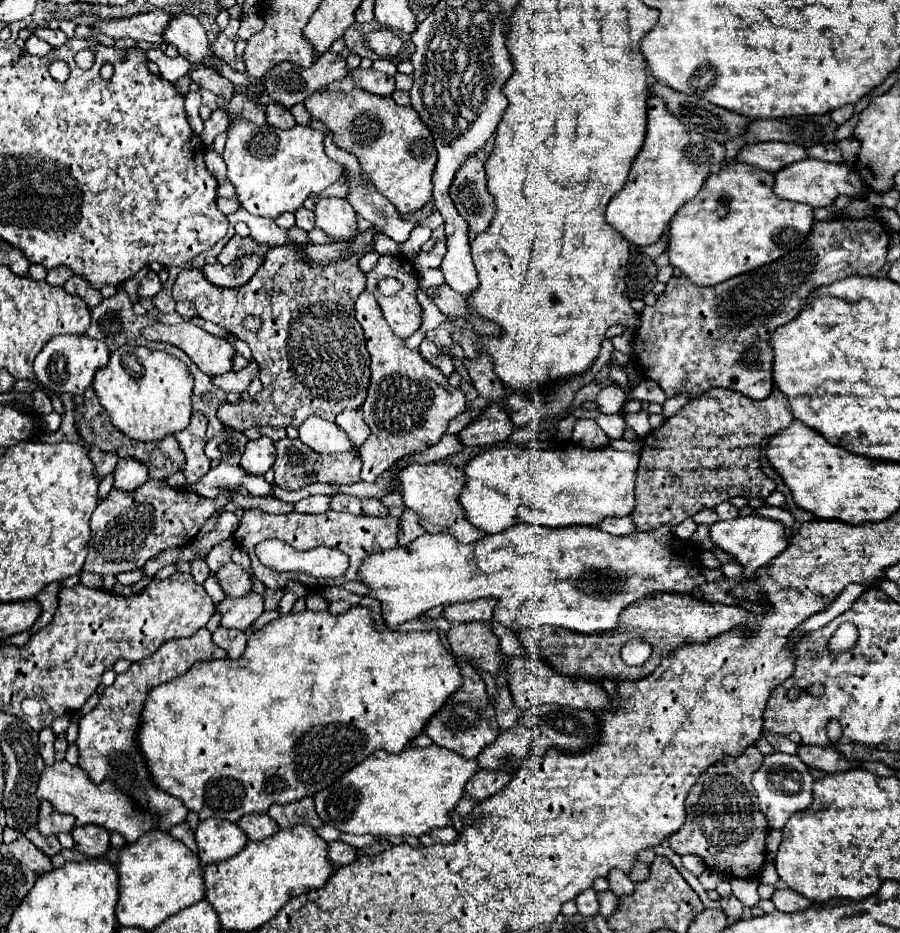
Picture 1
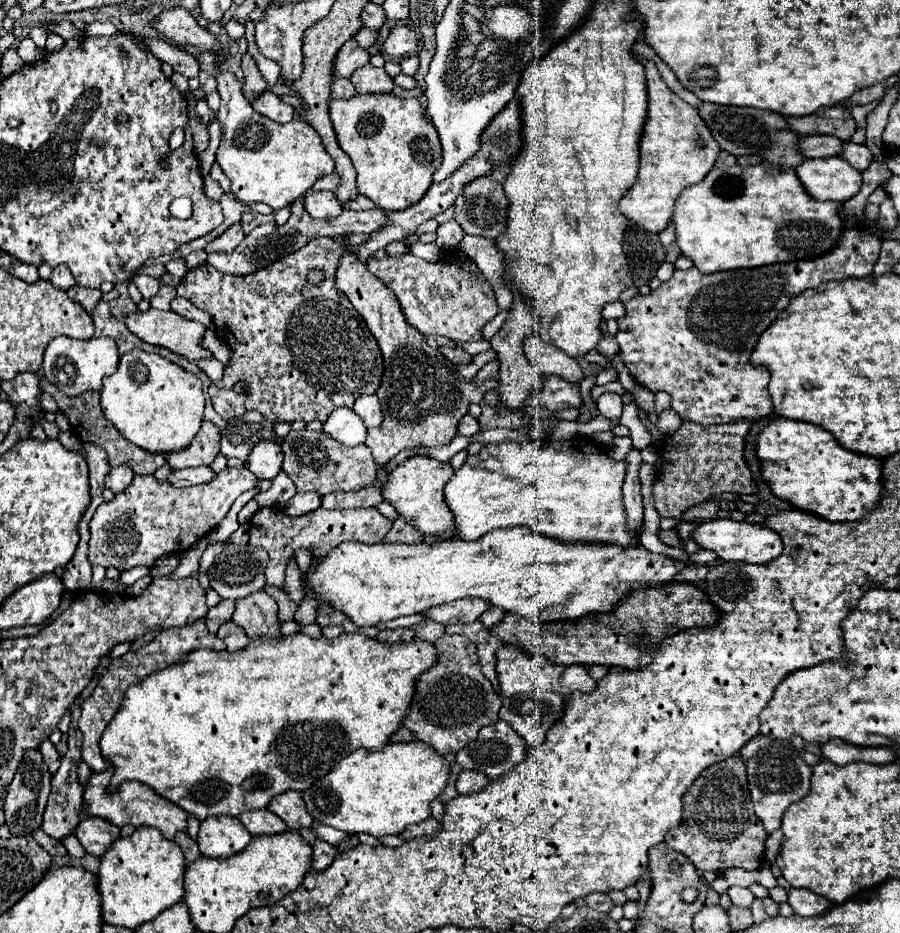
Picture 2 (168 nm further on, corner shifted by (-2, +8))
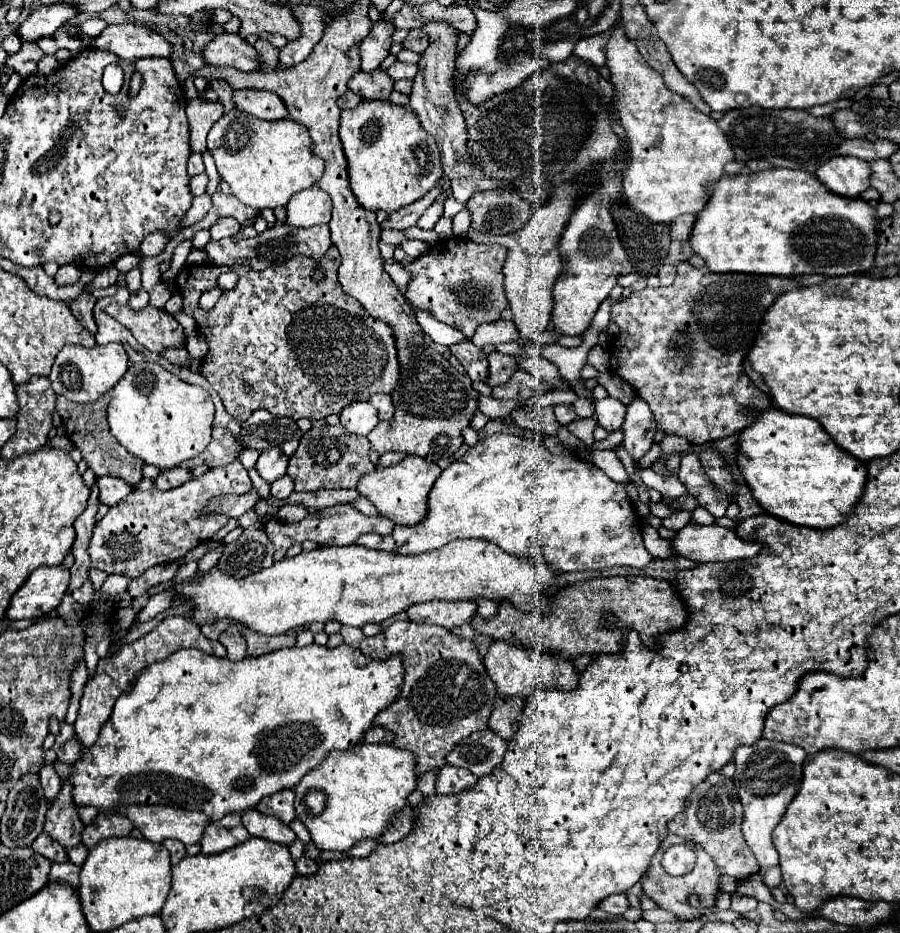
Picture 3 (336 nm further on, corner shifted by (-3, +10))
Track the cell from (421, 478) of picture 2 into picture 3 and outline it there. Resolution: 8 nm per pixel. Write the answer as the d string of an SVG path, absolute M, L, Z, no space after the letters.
M405 456L399 464L391 468L377 468L371 474L365 474L357 482L357 492L365 496L385 518L393 520L395 524L417 524L427 514L427 494L435 480L439 478L441 468L433 462L423 460L421 456Z

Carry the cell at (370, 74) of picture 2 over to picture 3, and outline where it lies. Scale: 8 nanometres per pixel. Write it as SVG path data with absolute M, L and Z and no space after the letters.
M379 68L373 72L357 72L349 80L347 88L359 94L363 100L389 100L389 94L393 92L393 80L385 70Z

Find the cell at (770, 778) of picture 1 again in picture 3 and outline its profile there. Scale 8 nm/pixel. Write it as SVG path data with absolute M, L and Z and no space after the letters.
M761 738L759 742L755 742L751 746L737 746L737 750L733 754L733 762L737 768L733 782L735 782L737 794L739 794L739 800L743 806L741 830L745 834L749 848L753 850L757 862L761 864L761 872L747 880L739 881L735 892L741 896L749 896L759 902L765 902L765 904L773 906L773 910L777 910L779 904L773 900L769 888L761 882L761 874L765 870L769 870L771 866L779 864L779 854L771 842L771 834L773 834L775 826L781 822L789 802L795 798L795 794L801 786L805 756L807 756L805 750L801 750L793 744L773 742L773 740L765 740L765 738Z

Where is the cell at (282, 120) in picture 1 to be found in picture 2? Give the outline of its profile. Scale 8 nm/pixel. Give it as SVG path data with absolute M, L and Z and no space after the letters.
M268 90L256 98L256 102L252 102L252 108L274 122L290 122L294 118L294 108Z

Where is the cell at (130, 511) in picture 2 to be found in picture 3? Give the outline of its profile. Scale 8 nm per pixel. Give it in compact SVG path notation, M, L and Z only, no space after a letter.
M239 460L233 462L233 466L209 468L203 476L191 478L183 486L171 488L167 492L155 488L143 492L133 488L127 498L113 506L103 516L103 520L95 524L89 546L91 566L107 574L123 574L127 578L137 578L147 568L175 562L201 542L209 540L217 530L227 524L225 516L199 518L201 508L211 498L221 494L247 494L251 488L251 478Z

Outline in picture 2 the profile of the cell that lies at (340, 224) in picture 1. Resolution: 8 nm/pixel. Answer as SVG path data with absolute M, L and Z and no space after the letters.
M310 192L304 198L304 206L312 218L320 220L334 220L344 210L334 192Z

